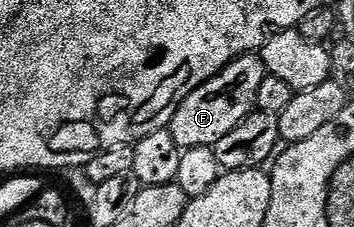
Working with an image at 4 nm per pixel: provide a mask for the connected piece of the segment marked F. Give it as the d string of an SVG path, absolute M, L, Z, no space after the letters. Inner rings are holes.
M249 54L231 60L214 78L197 86L193 92L178 106L172 119L170 130L174 134L174 142L183 150L215 146L218 138L226 138L242 118L246 118L255 108L258 89L262 87L265 75L264 63L259 55Z

